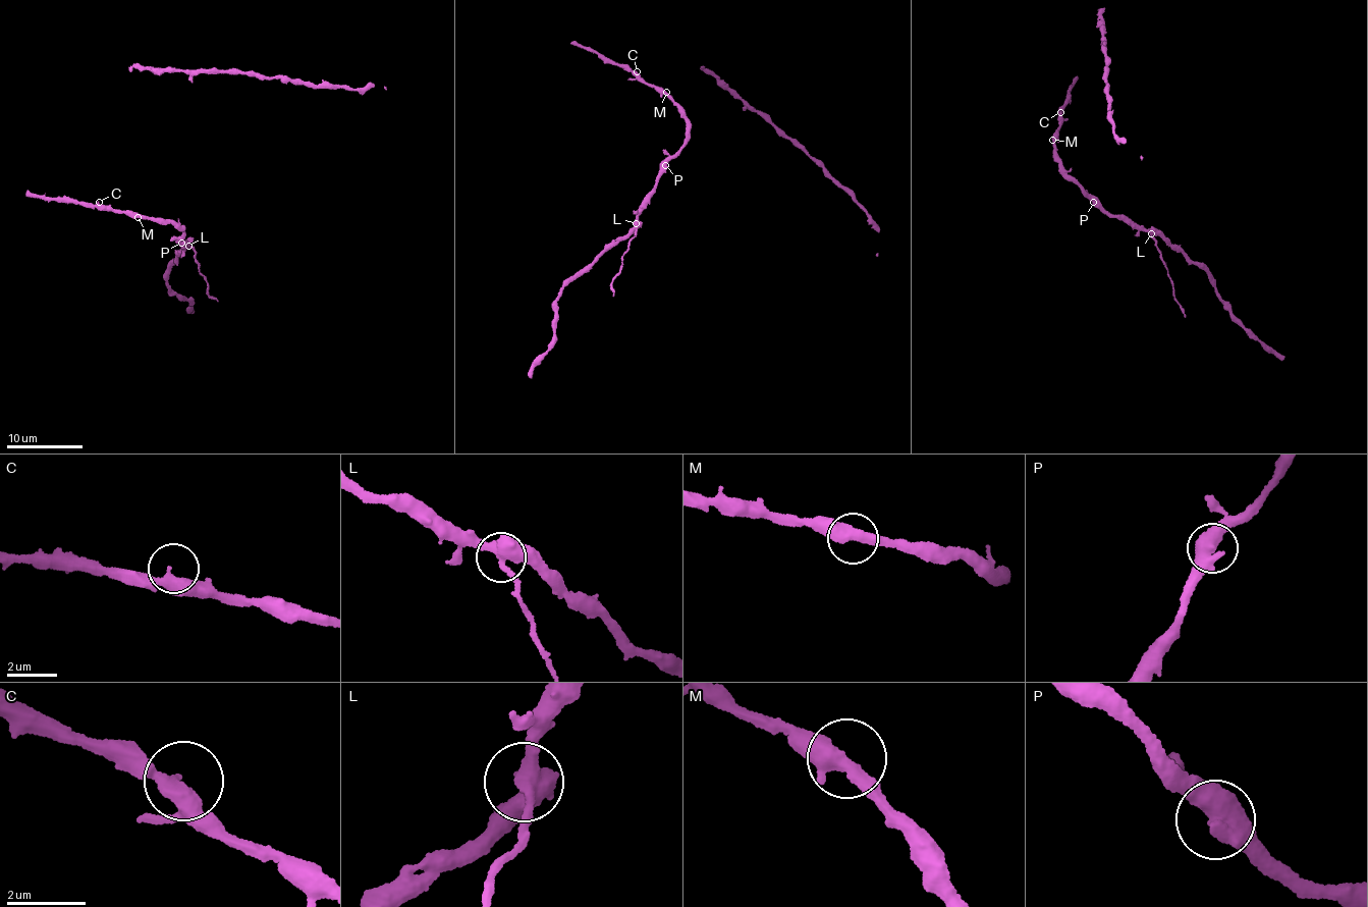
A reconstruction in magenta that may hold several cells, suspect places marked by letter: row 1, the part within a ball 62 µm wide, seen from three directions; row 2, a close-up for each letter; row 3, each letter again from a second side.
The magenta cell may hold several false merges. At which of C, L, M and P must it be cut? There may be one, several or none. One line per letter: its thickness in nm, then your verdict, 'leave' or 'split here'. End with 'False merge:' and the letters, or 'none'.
C: 260 nm | leave
L: 400 nm | split here
M: 440 nm | leave
P: 600 nm | leave
False merge: L

